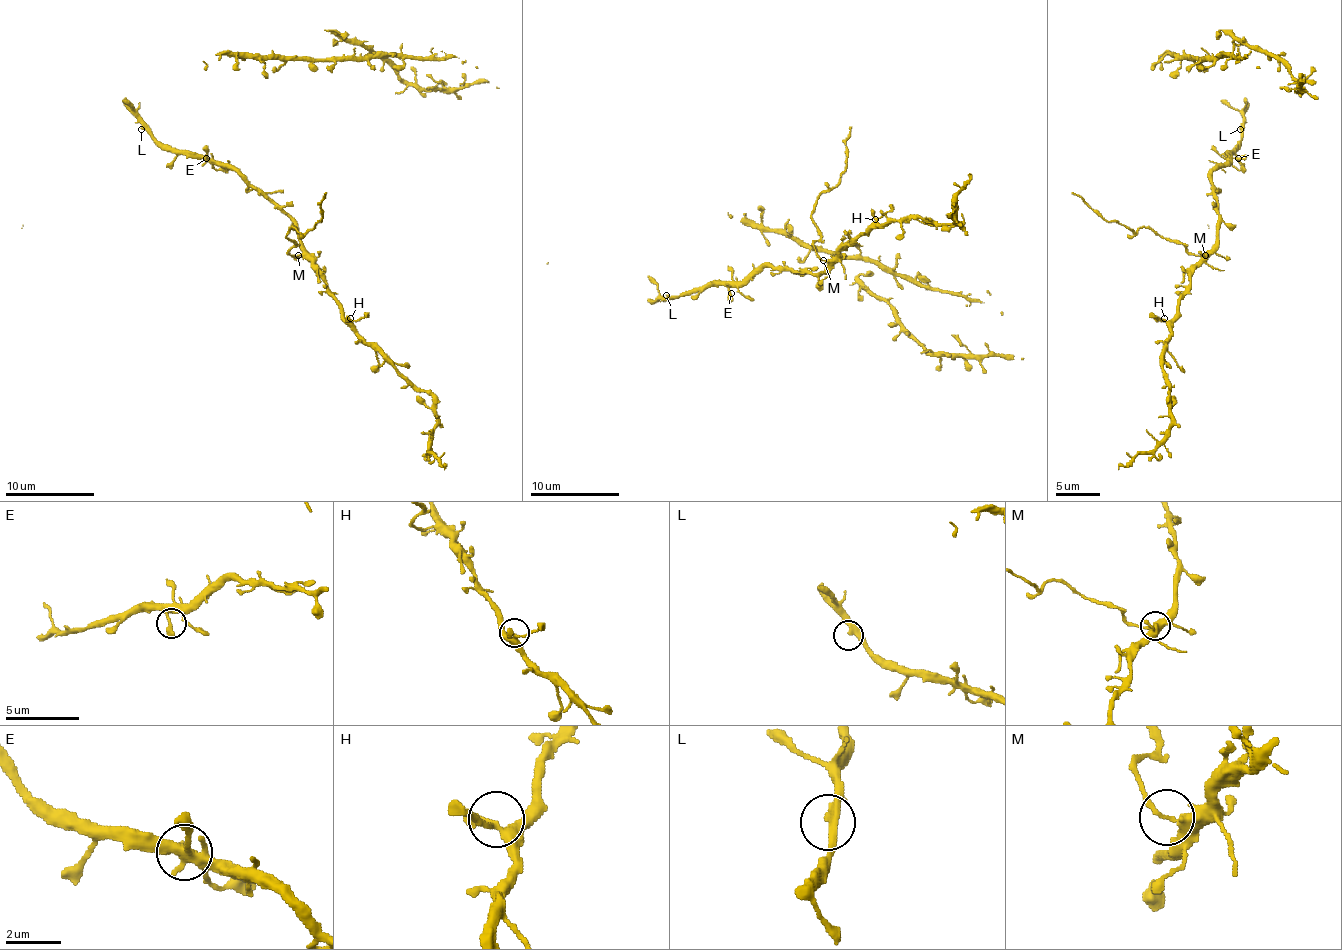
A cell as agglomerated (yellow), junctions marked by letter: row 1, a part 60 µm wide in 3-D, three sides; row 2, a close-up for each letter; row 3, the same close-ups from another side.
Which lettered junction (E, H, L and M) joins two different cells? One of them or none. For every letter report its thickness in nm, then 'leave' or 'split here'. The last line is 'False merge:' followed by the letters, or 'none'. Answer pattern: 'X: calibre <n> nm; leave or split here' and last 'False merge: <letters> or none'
E: calibre 300 nm; leave
H: calibre 340 nm; leave
L: calibre 300 nm; leave
M: calibre 300 nm; split here
False merge: M

